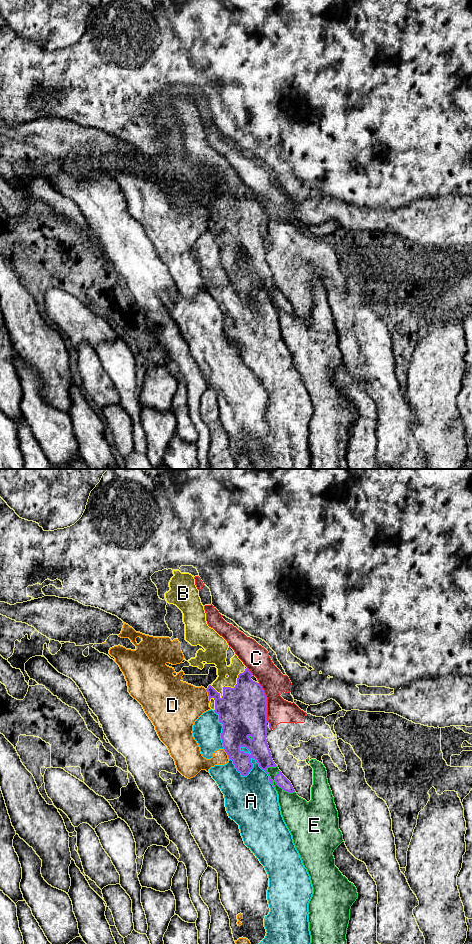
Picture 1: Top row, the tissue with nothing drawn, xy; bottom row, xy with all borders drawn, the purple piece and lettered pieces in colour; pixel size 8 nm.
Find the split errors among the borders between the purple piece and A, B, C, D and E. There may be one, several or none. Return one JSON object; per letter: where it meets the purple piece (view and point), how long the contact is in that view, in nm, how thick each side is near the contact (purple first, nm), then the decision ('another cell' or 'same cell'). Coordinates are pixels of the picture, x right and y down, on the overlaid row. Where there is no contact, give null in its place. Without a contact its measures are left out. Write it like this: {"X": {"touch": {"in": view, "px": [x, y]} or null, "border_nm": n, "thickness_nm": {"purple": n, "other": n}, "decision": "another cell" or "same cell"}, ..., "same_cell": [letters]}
{"A": {"touch": {"in": "xy", "px": [250, 762]}, "border_nm": 460, "thickness_nm": {"purple": 200, "other": 300}, "decision": "another cell"}, "B": {"touch": {"in": "xy", "px": [227, 687]}, "border_nm": 320, "thickness_nm": {"purple": 380, "other": 120}, "decision": "same cell"}, "C": {"touch": {"in": "xy", "px": [266, 705]}, "border_nm": 380, "thickness_nm": {"purple": 380, "other": 200}, "decision": "another cell"}, "D": {"touch": {"in": "xy", "px": [208, 695]}, "border_nm": 110, "thickness_nm": {"purple": 300, "other": 360}, "decision": "another cell"}, "E": {"touch": {"in": "xy", "px": [278, 785]}, "border_nm": 300, "thickness_nm": {"purple": 90, "other": 220}, "decision": "another cell"}, "same_cell": ["B"]}

